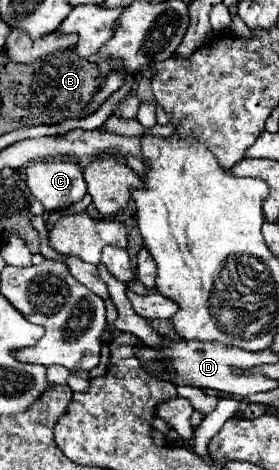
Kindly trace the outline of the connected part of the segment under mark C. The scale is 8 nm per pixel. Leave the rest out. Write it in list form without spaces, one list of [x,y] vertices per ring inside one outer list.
[[[72,160],[30,162],[26,168],[26,182],[46,212],[56,210],[66,202],[80,202],[86,194],[82,170]]]

